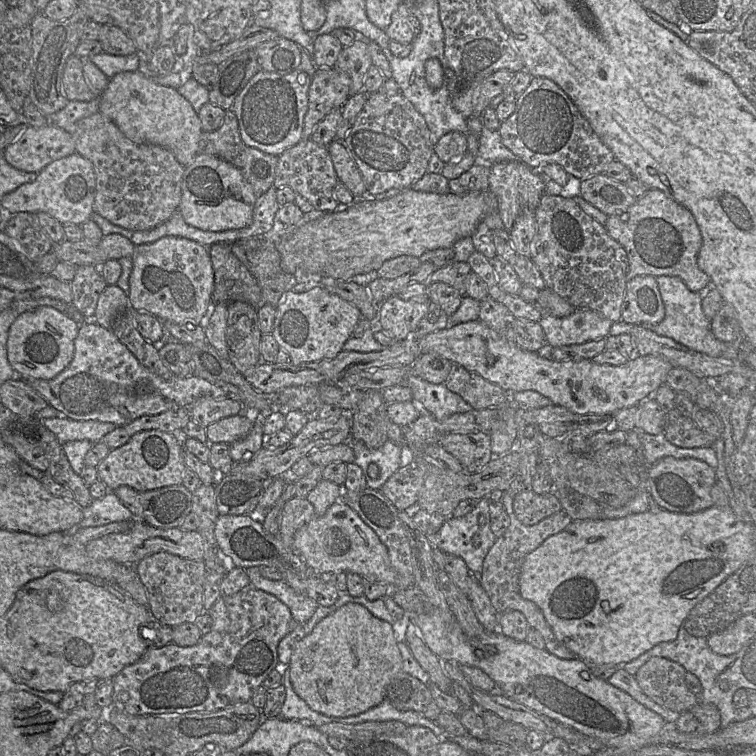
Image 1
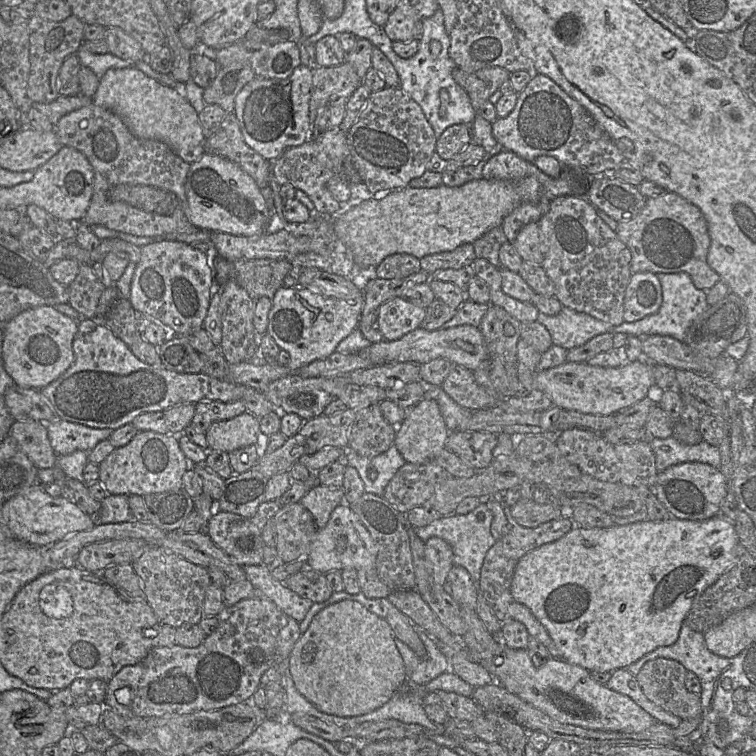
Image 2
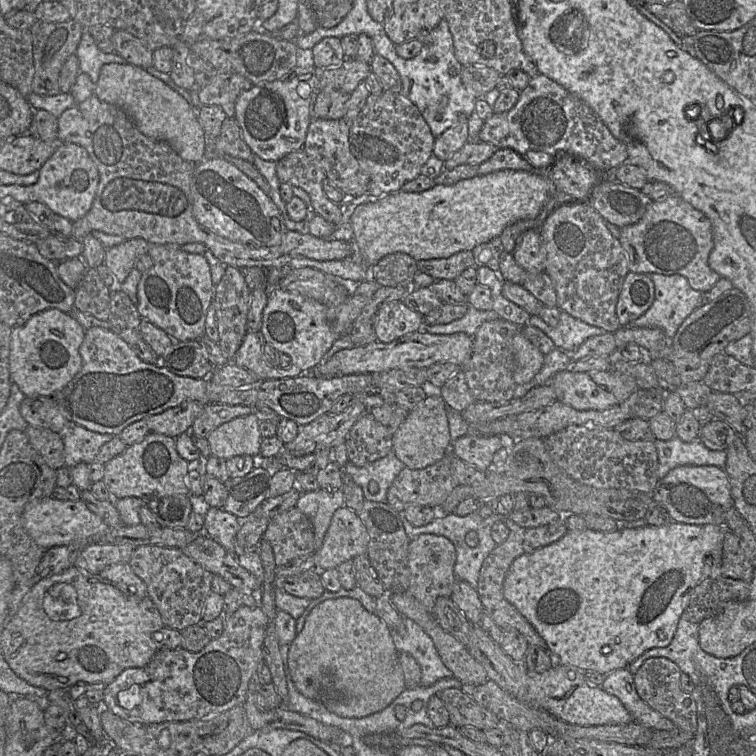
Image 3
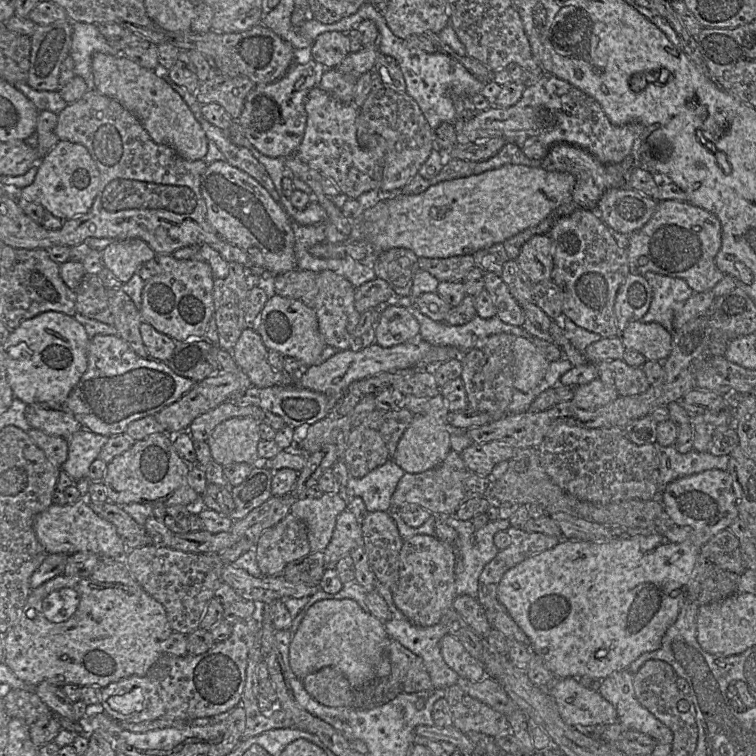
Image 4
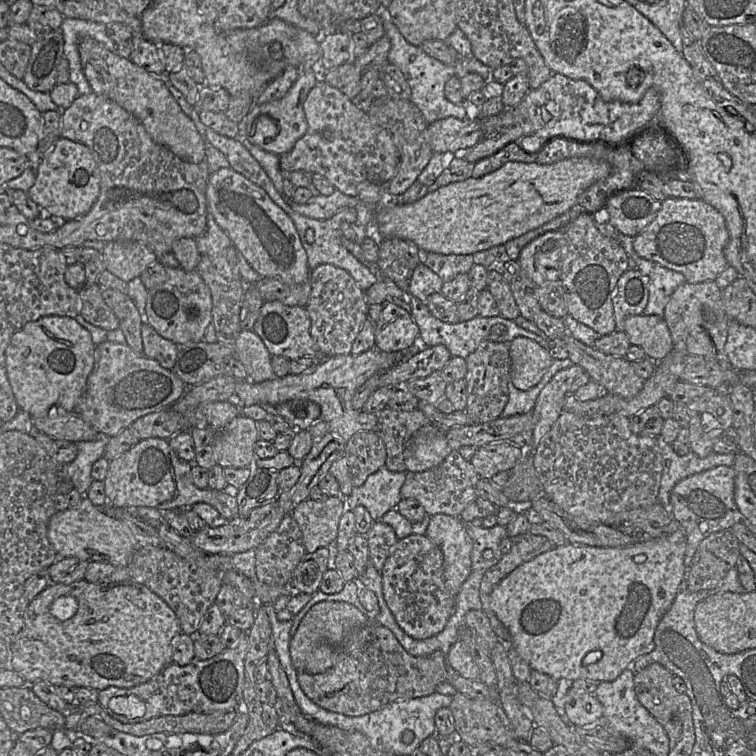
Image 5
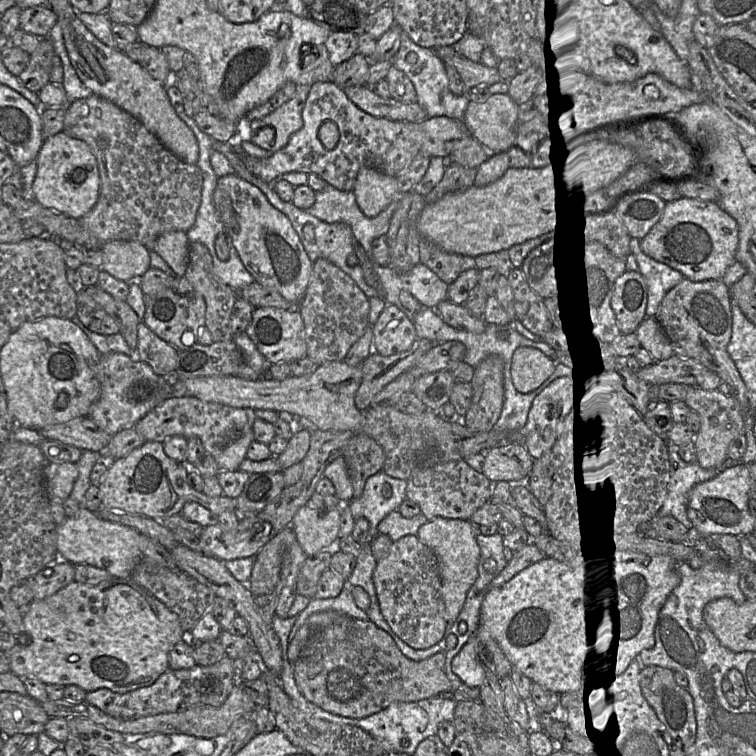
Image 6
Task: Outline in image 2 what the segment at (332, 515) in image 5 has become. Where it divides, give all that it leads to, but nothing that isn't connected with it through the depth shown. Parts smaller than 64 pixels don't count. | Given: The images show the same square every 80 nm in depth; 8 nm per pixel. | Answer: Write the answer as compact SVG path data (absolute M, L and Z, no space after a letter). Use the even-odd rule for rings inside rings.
M313 486L299 501L312 514L318 529L327 524L332 511L344 502L342 487Z

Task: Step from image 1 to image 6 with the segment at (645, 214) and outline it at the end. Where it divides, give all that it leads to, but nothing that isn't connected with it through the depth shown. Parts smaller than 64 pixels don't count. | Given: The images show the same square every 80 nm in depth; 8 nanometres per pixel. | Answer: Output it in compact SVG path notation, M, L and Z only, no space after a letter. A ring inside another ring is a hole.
M680 197L665 203L662 216L640 240L641 251L651 259L679 271L685 280L721 280L736 261L739 228L735 219L715 201Z

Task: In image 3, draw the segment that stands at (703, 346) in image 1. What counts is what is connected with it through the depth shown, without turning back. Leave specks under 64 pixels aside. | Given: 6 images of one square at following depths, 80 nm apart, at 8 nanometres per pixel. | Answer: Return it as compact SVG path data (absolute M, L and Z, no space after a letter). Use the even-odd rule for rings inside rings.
M646 275L655 285L655 300L646 313L624 328L659 328L672 341L686 318L705 303L706 293L694 290L682 275Z

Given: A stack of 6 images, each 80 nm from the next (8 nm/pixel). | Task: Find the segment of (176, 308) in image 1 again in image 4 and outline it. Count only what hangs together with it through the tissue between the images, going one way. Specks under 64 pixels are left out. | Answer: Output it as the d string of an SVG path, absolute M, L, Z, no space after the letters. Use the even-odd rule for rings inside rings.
M156 254L161 272L146 280L142 291L141 317L143 322L152 325L157 331L171 337L174 341L206 338L206 329L214 313L213 281L210 265L203 260L178 260L172 254Z

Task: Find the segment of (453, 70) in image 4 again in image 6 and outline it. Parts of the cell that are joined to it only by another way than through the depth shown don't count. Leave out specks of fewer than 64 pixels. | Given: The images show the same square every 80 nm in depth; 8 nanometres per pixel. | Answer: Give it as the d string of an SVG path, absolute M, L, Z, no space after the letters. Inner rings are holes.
M401 32L399 47L392 58L392 66L403 72L412 83L415 102L426 112L427 117L446 116L462 120L469 101L463 96L454 96L445 91L445 65L433 49L413 43Z

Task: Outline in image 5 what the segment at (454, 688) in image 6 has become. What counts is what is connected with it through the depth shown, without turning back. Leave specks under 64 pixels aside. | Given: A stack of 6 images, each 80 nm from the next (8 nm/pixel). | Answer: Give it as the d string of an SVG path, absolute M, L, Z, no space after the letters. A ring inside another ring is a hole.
M375 620L347 633L336 648L336 662L331 668L315 675L298 672L297 679L302 691L316 705L346 716L363 716L396 700L428 696L443 682L450 683L457 692L470 698L499 702L497 688L490 688L480 679L449 676L442 651L424 657L412 656L388 628Z

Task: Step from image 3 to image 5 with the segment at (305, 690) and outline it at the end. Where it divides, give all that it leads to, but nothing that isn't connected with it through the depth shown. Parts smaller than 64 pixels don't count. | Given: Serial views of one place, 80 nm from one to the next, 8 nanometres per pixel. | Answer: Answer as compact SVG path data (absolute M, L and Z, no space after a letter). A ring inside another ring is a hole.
M322 601L315 604L302 619L293 638L289 652L293 667L297 672L315 675L325 672L336 662L336 648L347 633L355 627L369 624L371 619L354 605L343 601Z

